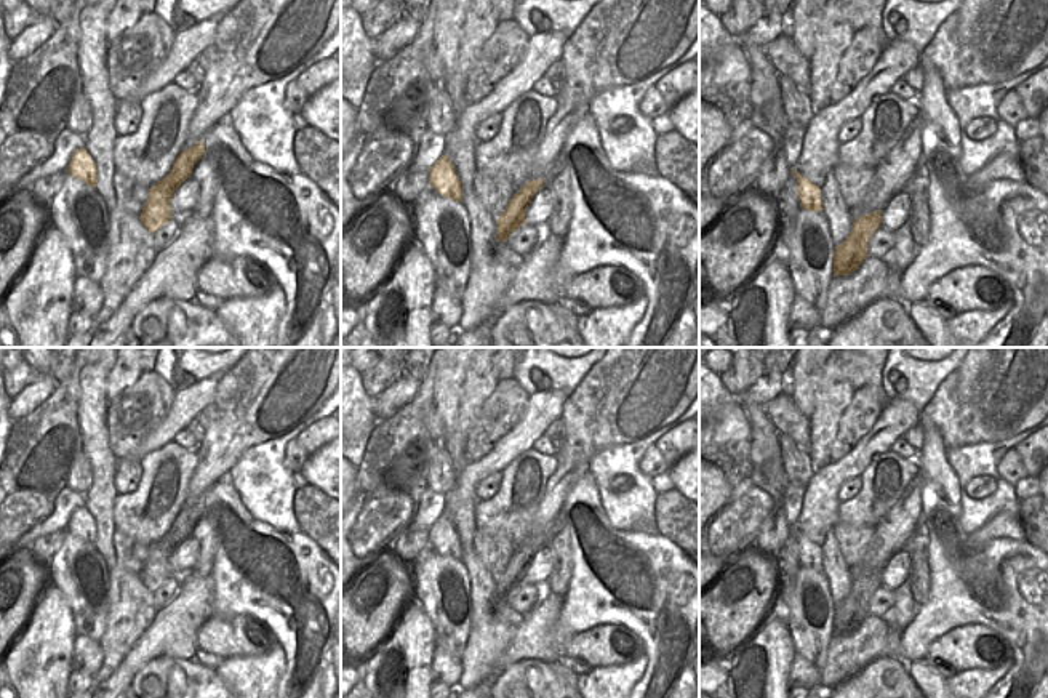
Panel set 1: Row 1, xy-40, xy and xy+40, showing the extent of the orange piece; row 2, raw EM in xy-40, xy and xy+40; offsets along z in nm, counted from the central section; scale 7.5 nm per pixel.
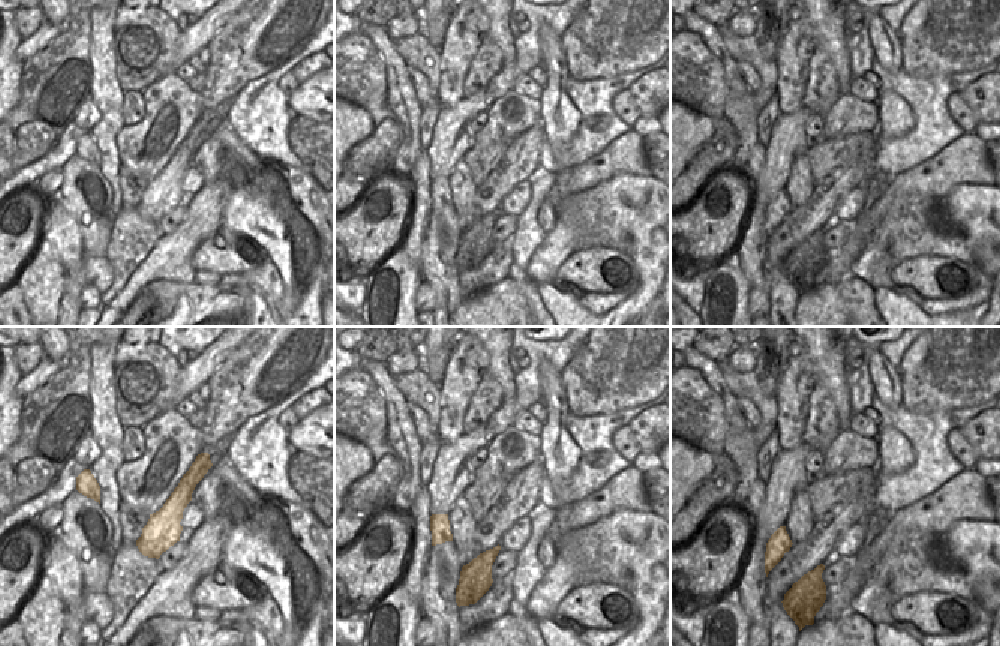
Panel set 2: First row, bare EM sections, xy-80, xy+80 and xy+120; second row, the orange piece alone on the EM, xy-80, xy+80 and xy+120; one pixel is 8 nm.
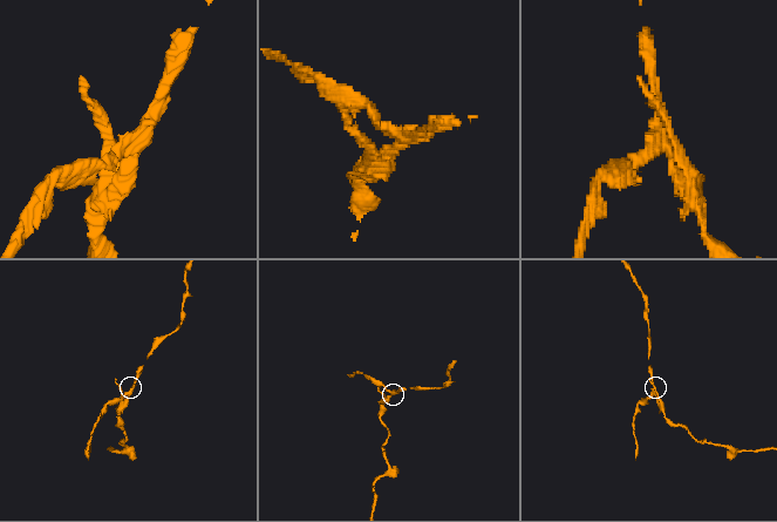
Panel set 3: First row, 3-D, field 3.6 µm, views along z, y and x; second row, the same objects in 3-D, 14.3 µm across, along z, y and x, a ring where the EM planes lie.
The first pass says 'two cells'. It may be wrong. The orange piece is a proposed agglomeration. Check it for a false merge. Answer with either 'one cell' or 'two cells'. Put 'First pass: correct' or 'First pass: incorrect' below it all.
two cells
First pass: correct

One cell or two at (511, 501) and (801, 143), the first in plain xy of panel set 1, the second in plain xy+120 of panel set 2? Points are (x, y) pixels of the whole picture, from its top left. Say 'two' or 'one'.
two

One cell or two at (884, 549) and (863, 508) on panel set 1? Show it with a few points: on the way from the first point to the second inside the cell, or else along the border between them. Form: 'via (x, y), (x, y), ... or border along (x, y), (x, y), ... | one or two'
border along (900, 497), (876, 525) | two

